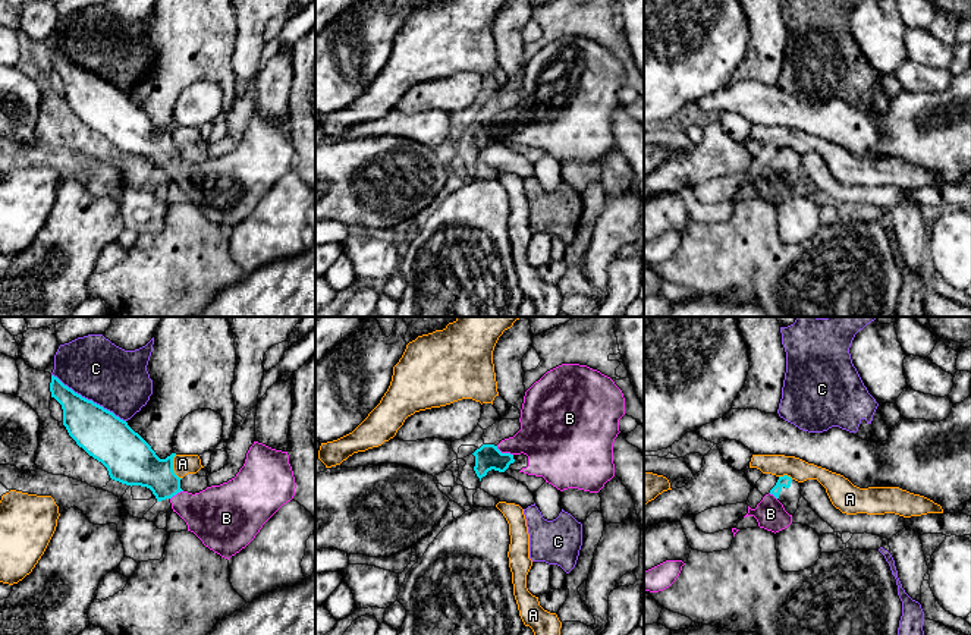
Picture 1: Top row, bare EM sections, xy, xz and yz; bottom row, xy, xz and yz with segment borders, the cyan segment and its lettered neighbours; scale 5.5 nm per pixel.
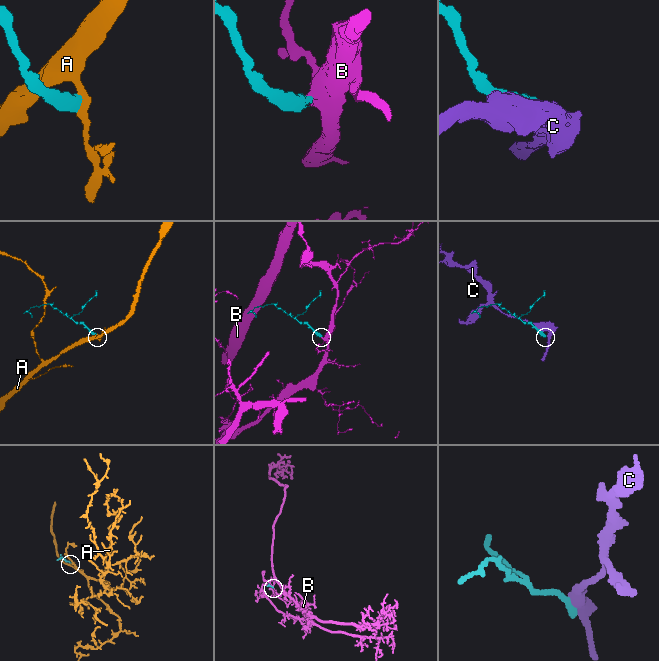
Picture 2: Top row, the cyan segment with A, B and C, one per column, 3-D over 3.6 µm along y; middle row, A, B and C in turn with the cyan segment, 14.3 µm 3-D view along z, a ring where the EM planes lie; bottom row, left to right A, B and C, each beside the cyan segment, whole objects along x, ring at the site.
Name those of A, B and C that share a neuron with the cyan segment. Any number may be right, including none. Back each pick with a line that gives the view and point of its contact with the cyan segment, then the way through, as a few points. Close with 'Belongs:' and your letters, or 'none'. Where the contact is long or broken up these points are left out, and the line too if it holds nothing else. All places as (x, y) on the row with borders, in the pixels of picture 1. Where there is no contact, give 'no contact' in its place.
B: xz (505, 453) | across xz (487, 458), (505, 453), (522, 442), (547, 437)
Belongs: B

